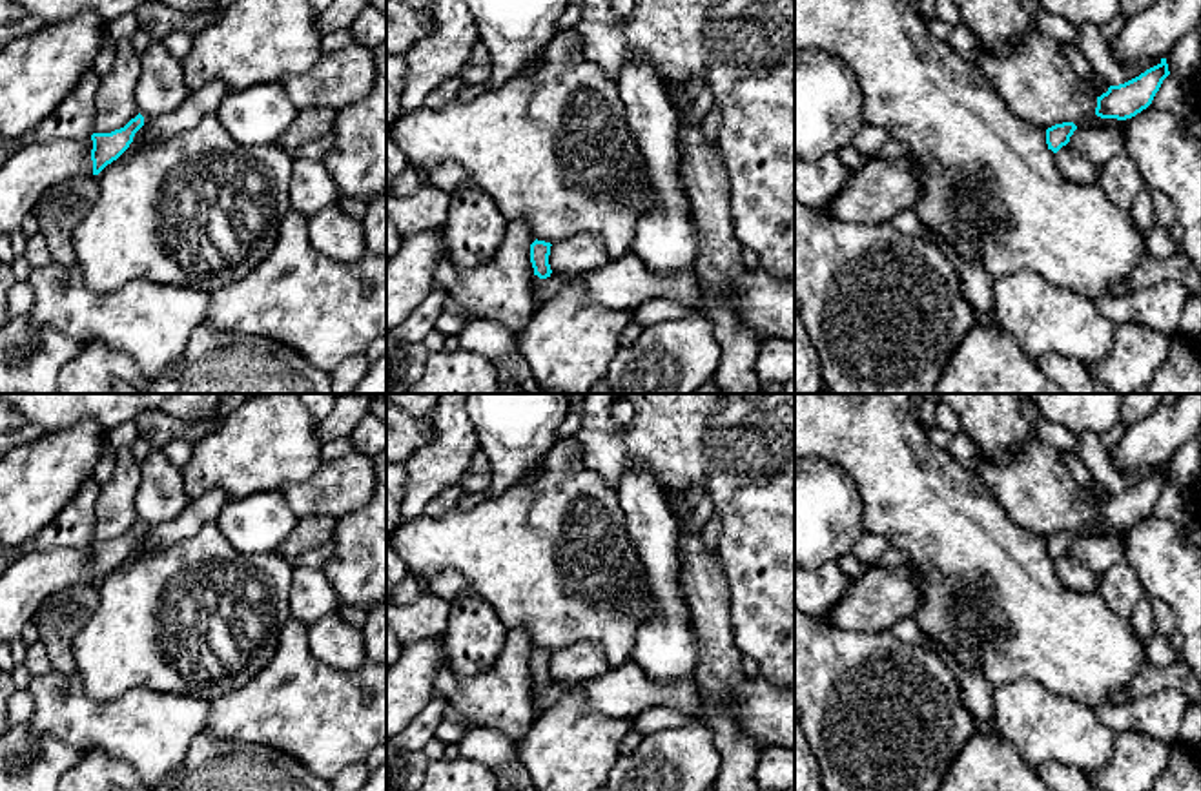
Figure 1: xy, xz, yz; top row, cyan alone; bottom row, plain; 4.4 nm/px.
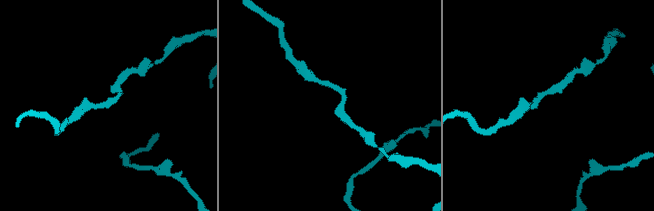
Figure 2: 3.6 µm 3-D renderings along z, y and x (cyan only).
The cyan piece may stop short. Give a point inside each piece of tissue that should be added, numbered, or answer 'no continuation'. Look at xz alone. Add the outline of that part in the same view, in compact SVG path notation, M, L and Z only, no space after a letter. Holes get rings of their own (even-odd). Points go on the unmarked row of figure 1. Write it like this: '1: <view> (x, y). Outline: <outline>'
no continuation

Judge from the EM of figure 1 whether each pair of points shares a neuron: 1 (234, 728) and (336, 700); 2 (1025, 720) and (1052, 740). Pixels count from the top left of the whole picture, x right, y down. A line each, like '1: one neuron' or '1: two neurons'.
1: one neuron
2: one neuron

